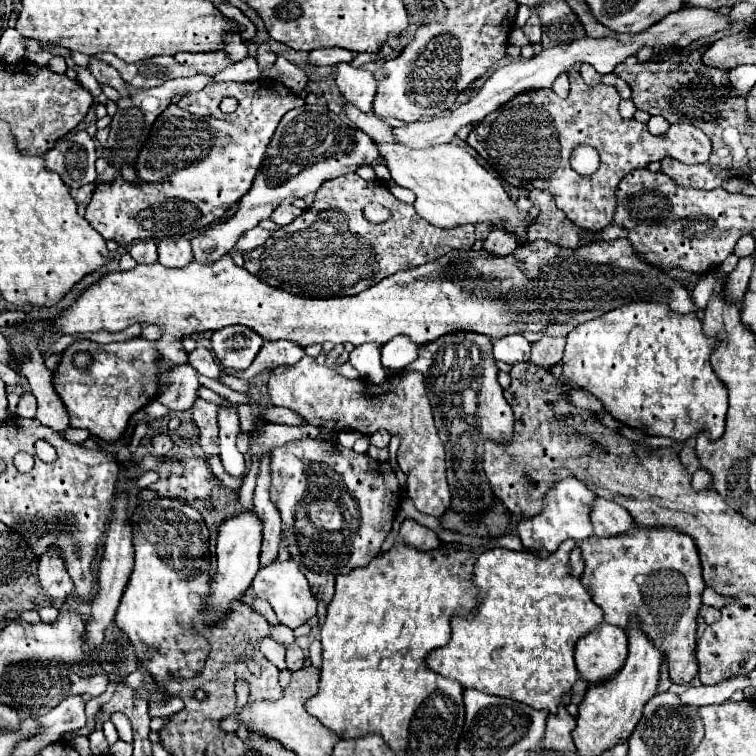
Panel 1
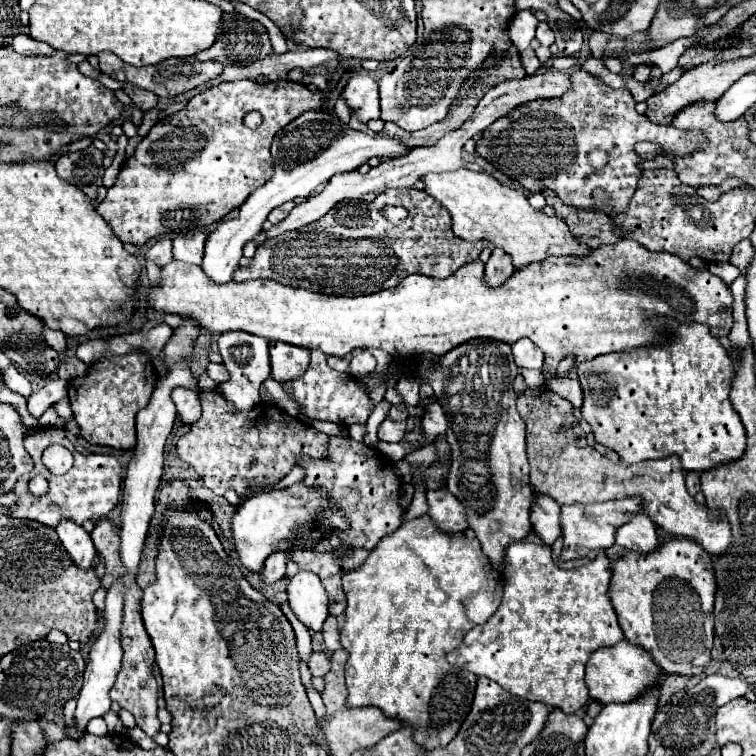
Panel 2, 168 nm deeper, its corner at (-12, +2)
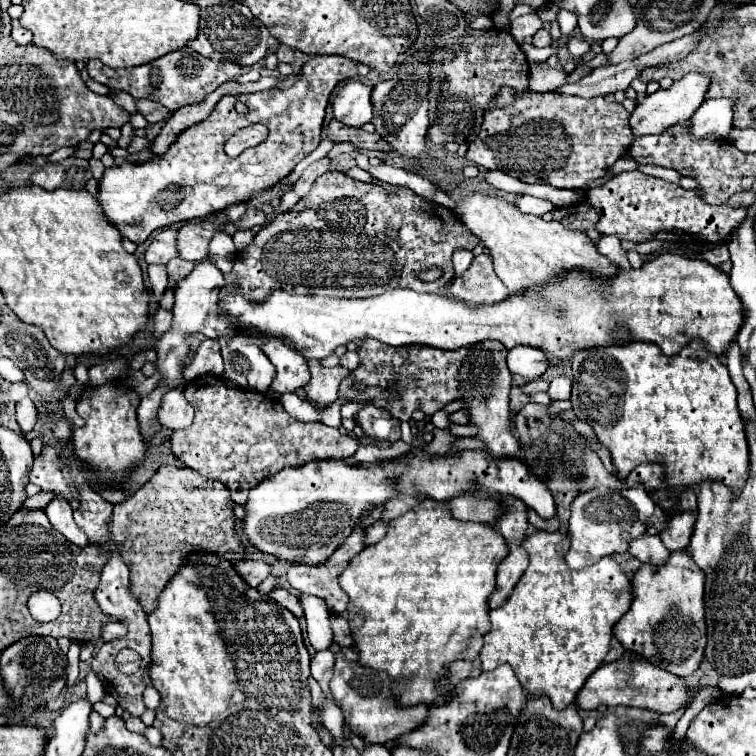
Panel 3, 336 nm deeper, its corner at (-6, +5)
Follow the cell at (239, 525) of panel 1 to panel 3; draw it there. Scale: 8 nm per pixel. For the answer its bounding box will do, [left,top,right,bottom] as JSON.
[242,449,556,563]

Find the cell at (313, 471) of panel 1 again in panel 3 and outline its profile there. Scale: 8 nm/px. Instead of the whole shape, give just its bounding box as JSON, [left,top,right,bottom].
[288,527,364,613]

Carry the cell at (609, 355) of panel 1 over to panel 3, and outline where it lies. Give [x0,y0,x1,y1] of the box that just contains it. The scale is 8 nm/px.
[570,339,748,497]

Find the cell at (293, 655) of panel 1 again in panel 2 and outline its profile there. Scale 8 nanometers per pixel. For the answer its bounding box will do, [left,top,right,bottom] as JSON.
[308,652,330,678]

